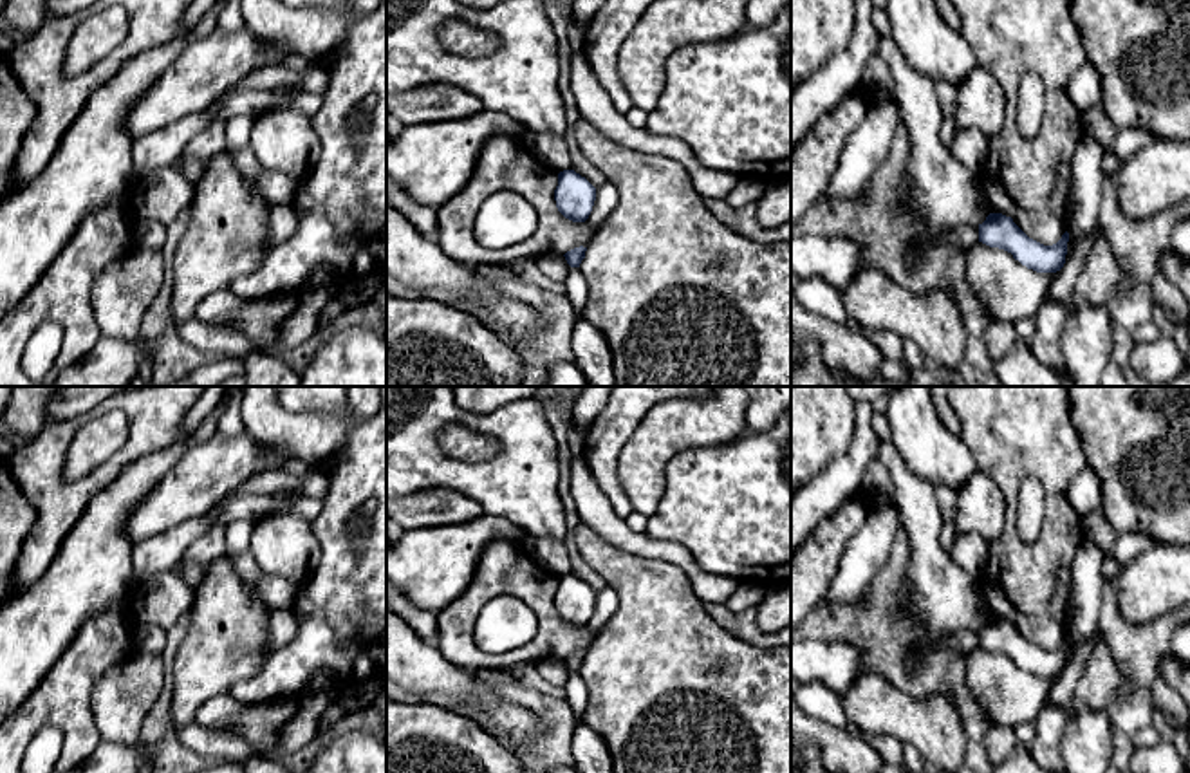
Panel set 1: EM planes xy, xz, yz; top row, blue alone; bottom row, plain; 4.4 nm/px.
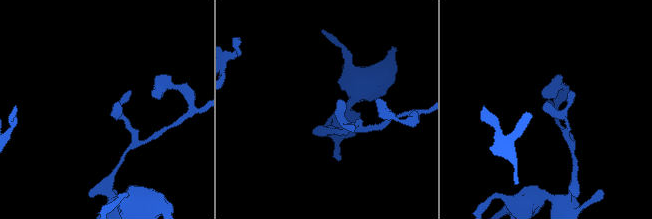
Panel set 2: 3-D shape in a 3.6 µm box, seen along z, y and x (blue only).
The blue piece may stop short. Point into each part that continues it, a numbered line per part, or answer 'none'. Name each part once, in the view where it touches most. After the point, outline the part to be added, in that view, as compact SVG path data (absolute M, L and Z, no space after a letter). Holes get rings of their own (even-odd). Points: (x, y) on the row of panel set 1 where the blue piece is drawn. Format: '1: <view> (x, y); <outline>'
none

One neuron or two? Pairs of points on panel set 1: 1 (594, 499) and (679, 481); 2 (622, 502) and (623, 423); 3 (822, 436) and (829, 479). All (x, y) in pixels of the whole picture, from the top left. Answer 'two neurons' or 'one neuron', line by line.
1: two neurons
2: one neuron
3: two neurons

